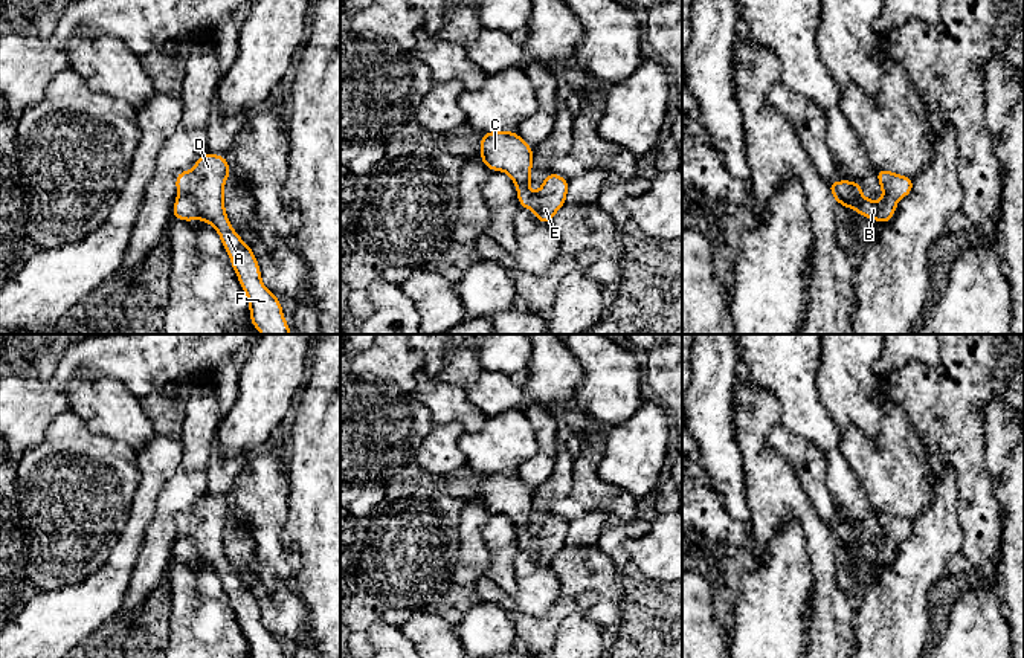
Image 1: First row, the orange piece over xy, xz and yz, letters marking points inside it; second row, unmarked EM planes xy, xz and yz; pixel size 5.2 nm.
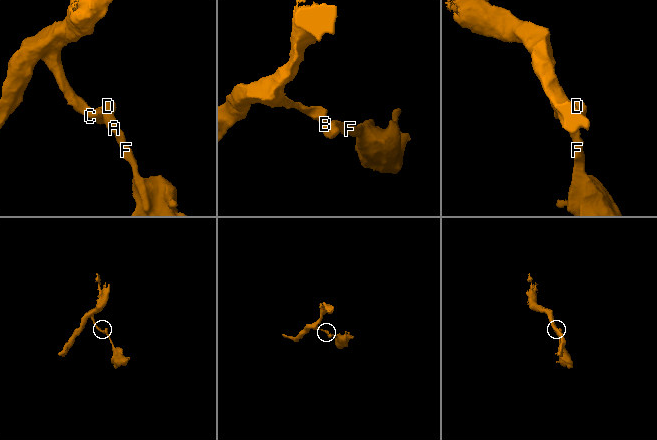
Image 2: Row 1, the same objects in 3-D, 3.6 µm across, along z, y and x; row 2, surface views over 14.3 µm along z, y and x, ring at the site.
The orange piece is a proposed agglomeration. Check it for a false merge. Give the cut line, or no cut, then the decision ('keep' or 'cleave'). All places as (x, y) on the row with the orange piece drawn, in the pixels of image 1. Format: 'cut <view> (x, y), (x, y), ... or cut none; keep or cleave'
cut none; keep

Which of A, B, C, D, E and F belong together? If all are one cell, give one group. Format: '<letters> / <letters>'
A B C D E F

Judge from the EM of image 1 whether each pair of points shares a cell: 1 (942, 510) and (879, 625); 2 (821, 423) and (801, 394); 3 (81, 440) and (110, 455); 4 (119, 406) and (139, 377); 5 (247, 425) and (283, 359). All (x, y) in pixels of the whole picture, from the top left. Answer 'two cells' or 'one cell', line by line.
1: one cell
2: one cell
3: one cell
4: two cells
5: one cell

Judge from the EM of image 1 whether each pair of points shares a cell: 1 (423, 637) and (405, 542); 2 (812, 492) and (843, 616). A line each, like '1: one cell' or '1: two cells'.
1: two cells
2: two cells

